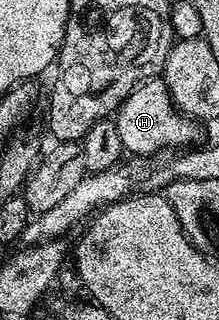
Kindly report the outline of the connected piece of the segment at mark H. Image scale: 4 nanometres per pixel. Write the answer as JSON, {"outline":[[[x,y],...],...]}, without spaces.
{"outline":[[[163,78],[147,79],[133,89],[114,115],[118,137],[122,137],[125,152],[131,155],[156,155],[167,147],[188,149],[200,135],[201,124],[177,107]]]}

